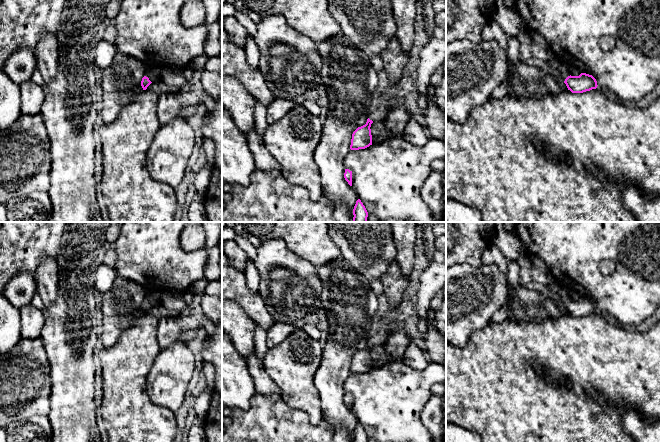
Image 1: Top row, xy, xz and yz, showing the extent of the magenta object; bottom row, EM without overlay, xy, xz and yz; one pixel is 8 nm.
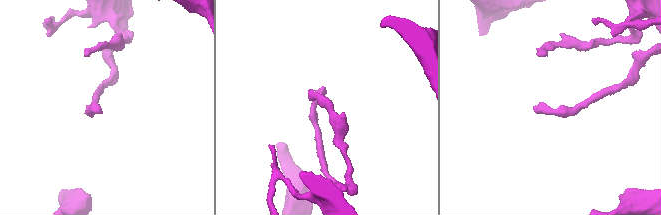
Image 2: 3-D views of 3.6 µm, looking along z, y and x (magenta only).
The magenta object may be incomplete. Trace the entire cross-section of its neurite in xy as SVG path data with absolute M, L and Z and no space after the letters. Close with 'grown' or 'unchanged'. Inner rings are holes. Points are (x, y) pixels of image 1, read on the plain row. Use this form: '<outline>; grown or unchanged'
M146 288L146 291L146 296L141 305L141 310L143 314L146 314L152 306L160 303L161 290Z; grown

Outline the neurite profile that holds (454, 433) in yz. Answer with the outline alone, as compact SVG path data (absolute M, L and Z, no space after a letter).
M446 422L446 442L482 442L479 434Z

